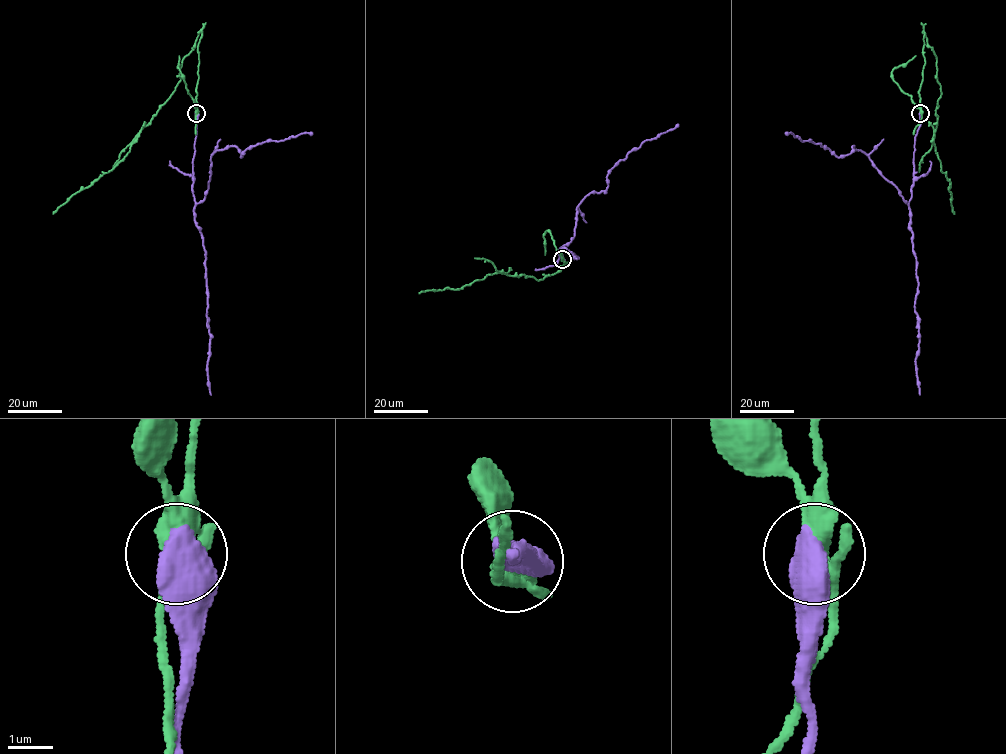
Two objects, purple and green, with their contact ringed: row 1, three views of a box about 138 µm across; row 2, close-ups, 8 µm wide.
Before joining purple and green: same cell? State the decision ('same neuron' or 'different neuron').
different neuron

